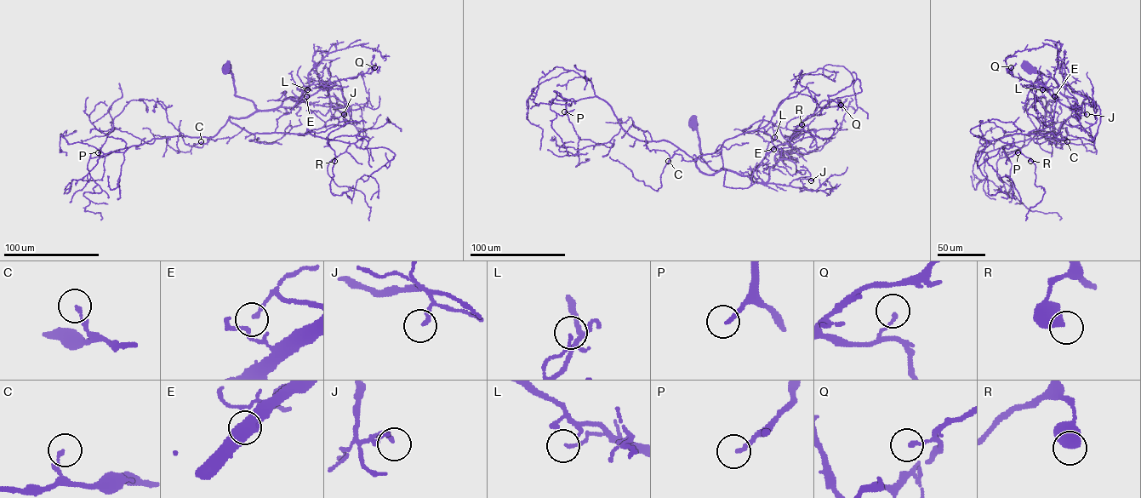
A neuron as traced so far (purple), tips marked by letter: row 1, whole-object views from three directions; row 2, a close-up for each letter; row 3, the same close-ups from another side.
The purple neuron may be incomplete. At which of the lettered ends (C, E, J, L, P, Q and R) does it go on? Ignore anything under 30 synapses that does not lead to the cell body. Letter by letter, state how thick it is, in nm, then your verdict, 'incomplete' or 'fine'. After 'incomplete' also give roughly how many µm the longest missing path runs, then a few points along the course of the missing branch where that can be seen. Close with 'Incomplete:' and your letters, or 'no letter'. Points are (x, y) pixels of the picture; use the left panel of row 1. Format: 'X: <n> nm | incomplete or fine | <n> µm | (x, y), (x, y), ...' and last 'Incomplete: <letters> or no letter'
C: 150 nm | fine
E: 100 nm | fine
J: 190 nm | fine
L: 110 nm | fine
P: 170 nm | incomplete | 80 µm | (98, 152), (85, 142), (88, 126), (89, 131), (82, 133), (83, 134)
Q: 160 nm | fine
R: 600 nm | fine
Incomplete: P

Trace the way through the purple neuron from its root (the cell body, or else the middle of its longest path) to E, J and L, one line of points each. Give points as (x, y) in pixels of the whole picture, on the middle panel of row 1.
E: (692, 123), (699, 140), (701, 158), (713, 169), (729, 169), (742, 175), (749, 175), (773, 149)
J: (692, 123), (699, 140), (701, 158), (713, 169), (731, 169), (760, 182), (789, 186), (796, 179), (811, 180)
L: (692, 123), (704, 162), (713, 169), (731, 169), (742, 175), (749, 175), (755, 168), (774, 137)

